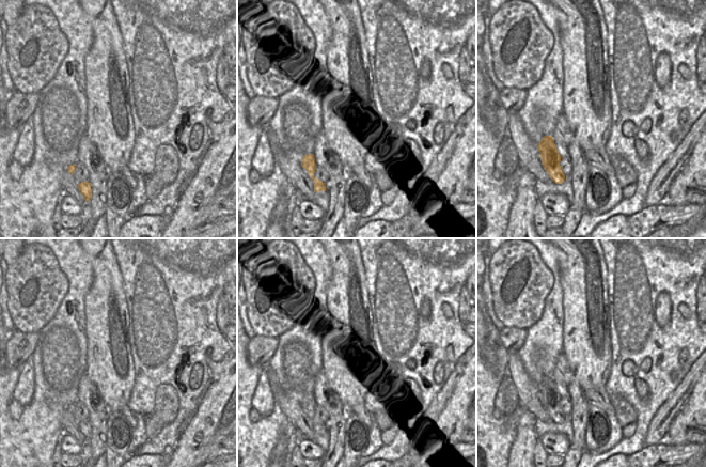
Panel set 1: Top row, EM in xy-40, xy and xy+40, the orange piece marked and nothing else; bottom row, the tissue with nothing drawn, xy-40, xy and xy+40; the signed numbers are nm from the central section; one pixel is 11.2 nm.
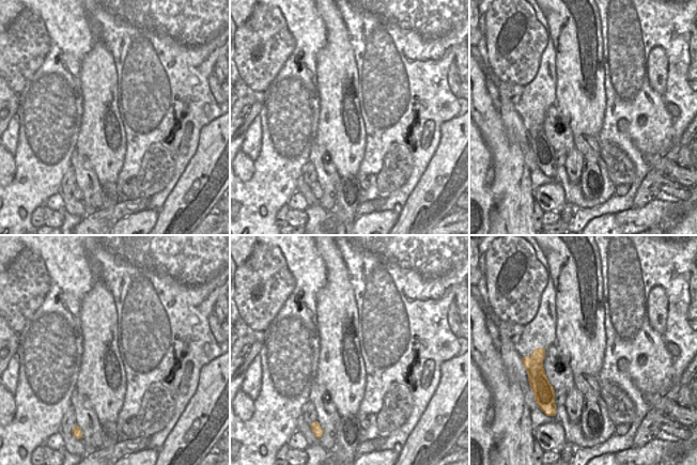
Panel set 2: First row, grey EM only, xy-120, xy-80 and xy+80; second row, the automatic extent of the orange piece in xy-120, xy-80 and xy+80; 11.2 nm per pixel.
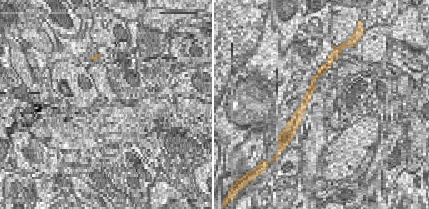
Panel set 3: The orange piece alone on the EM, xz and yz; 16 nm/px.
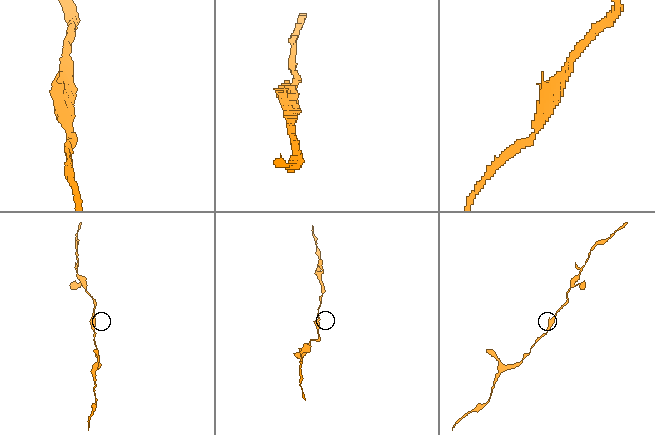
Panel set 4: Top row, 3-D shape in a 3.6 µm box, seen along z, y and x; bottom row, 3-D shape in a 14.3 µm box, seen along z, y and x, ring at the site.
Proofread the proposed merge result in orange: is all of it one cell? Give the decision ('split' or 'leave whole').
leave whole

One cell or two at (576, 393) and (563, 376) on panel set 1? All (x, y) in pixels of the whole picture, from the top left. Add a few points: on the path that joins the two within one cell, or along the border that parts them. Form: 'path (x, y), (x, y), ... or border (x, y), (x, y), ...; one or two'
path (571, 388), (571, 382), (568, 380); one

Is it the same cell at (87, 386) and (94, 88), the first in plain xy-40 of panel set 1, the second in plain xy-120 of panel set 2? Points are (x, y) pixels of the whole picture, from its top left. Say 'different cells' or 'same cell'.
different cells

